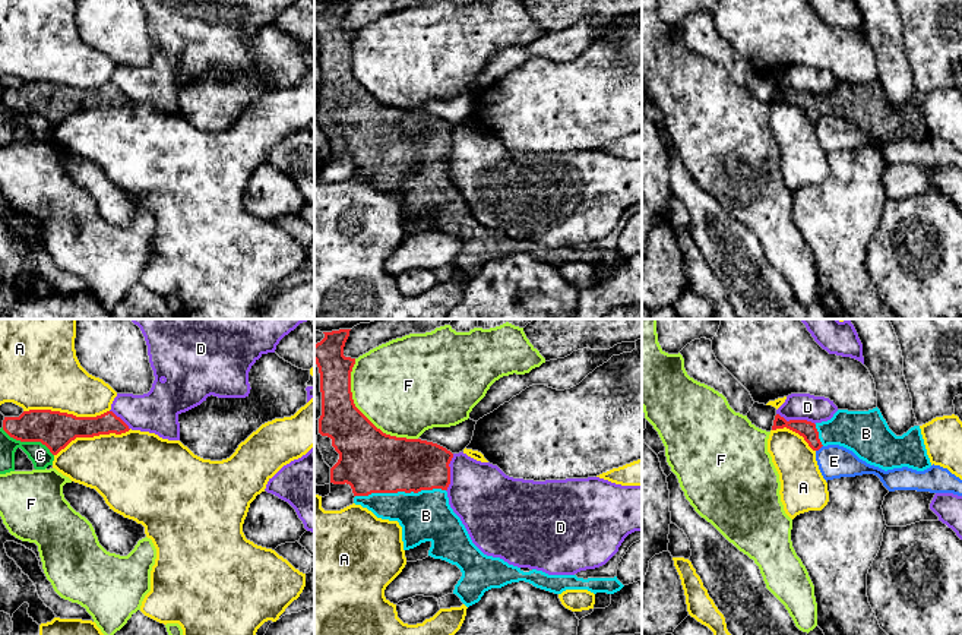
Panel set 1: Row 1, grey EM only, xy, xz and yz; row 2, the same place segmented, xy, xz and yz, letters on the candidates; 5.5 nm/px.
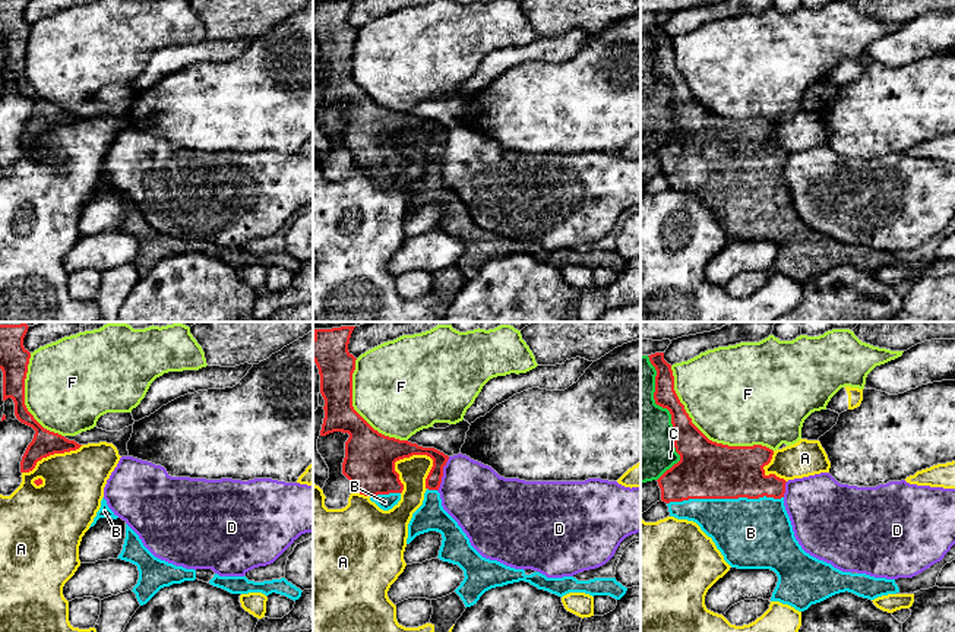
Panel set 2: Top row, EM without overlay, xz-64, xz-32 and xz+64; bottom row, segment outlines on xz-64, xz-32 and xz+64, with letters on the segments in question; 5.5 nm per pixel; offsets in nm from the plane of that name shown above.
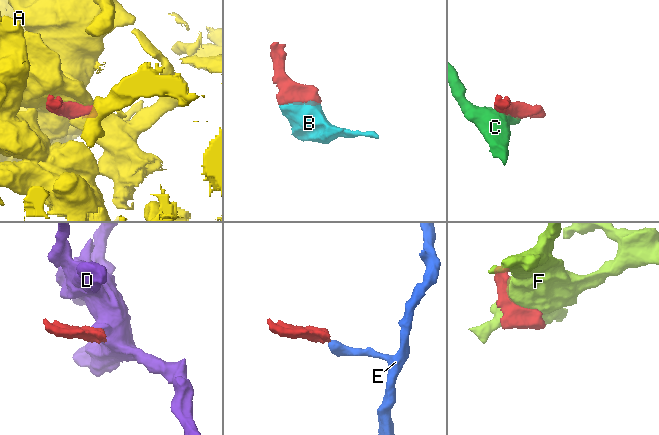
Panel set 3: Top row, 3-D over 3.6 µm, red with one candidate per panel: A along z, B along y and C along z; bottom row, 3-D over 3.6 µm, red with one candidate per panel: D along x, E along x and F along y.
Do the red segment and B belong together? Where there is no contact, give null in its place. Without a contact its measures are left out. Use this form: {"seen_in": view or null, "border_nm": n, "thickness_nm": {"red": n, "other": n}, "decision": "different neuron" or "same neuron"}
{"seen_in": "xz", "border_nm": 500, "thickness_nm": {"red": 360, "other": 280}, "decision": "same neuron"}

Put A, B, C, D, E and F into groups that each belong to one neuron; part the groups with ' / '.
A / B / C / D / E / F

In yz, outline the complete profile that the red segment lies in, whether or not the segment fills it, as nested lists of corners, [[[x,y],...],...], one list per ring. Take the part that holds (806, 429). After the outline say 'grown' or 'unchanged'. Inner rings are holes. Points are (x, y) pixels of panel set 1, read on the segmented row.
[[[877,407],[868,411],[838,410],[830,420],[816,424],[807,420],[787,421],[776,414],[772,430],[784,427],[803,436],[813,451],[839,445],[885,471],[902,467],[924,471],[931,467],[920,426],[896,436]]]; grown

